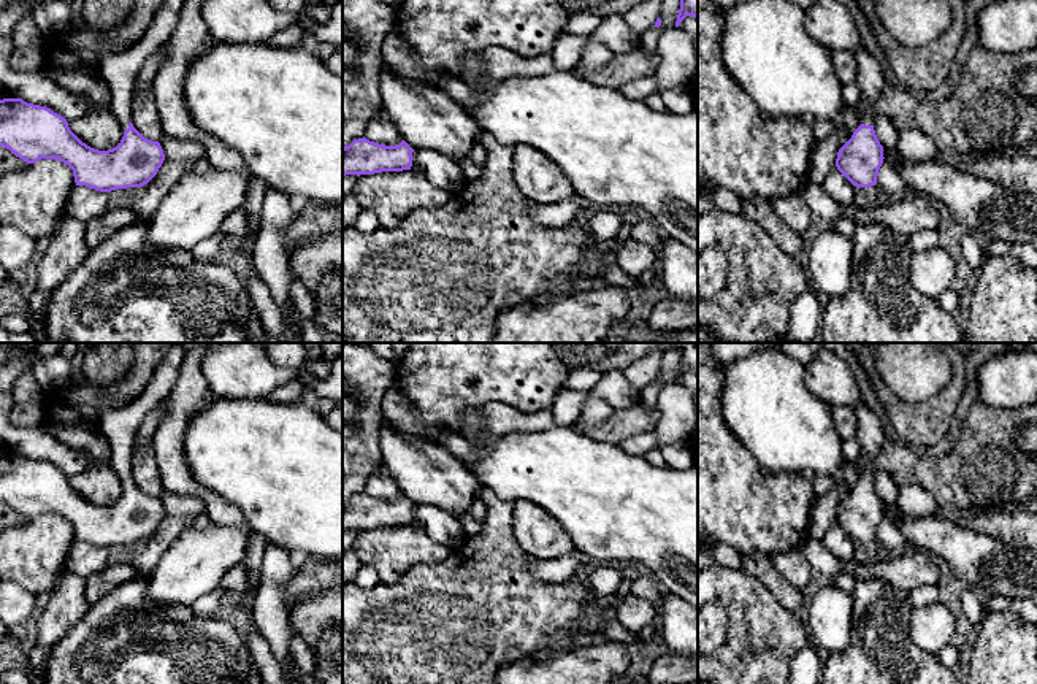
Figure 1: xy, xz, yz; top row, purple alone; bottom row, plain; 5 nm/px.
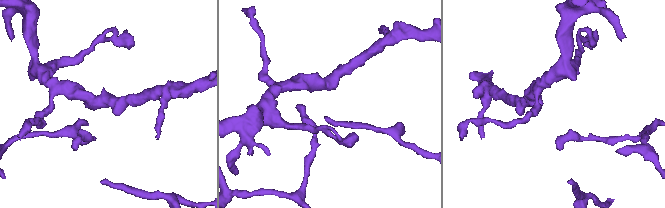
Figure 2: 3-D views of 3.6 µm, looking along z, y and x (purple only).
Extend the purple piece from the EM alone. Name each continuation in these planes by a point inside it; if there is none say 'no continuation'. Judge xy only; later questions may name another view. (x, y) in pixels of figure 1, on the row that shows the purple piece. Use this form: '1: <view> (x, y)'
1: xy (121, 70)

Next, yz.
1: yz (869, 76)

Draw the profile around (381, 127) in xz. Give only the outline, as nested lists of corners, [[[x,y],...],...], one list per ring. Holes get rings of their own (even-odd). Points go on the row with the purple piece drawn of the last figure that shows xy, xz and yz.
[[[379,110],[366,124],[365,138],[385,146],[403,141],[401,133],[388,113]]]

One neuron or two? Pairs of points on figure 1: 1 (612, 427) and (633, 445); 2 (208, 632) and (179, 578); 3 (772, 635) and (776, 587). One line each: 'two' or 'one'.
1: two
2: two
3: two

